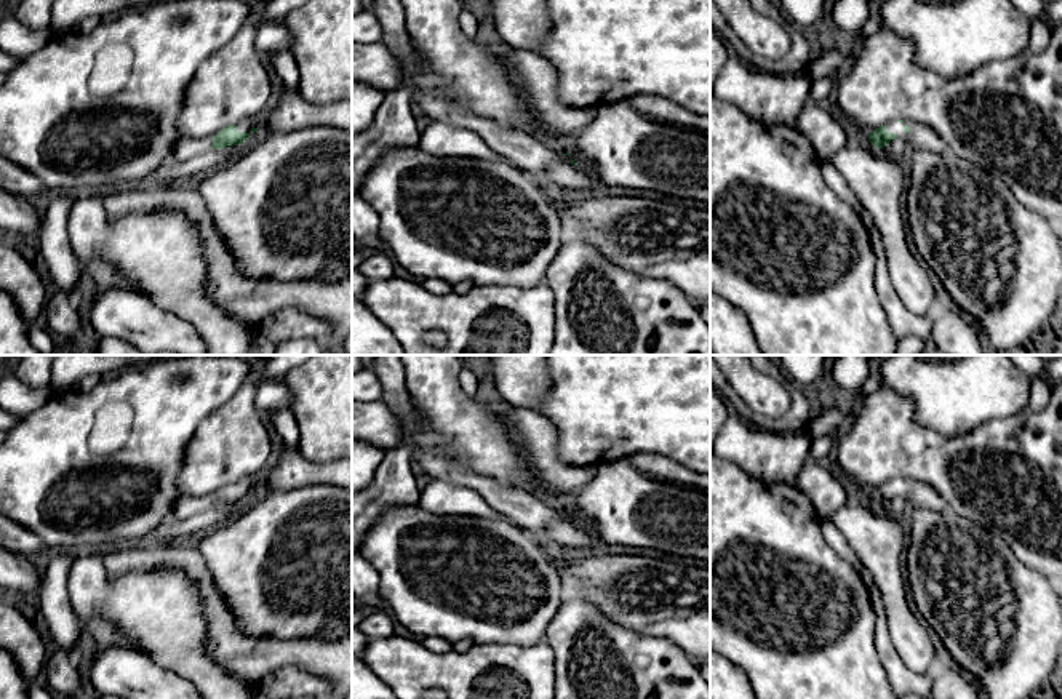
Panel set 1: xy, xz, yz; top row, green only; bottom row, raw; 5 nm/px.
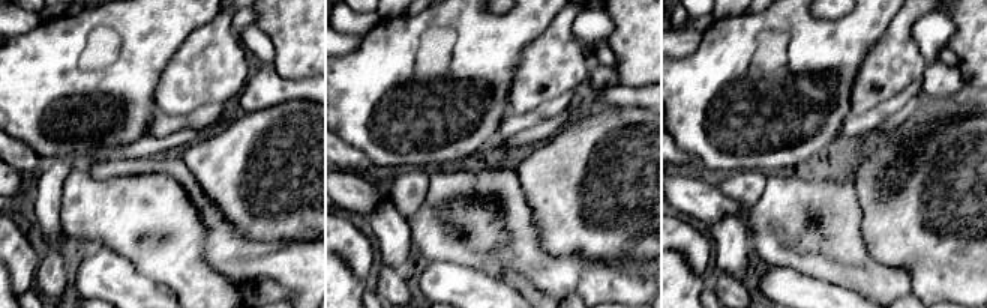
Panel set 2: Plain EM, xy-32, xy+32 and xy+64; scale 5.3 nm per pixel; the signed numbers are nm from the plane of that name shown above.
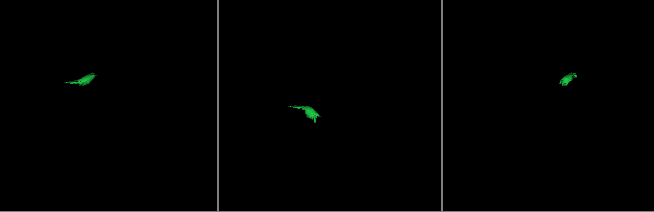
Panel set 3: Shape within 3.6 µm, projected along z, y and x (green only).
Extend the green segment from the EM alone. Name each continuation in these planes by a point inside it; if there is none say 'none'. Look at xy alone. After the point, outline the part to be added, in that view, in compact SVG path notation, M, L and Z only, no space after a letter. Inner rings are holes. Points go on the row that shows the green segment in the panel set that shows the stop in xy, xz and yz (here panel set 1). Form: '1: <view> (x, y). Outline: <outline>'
1: xy (247, 125). Outline: M246 120L246 122L242 122L237 125L237 131L240 131L240 133L246 131L246 133L253 134L253 131L251 131L253 128L258 128L256 120Z
2: xy (186, 147). Outline: M179 136L173 147L171 162L186 162L206 149L211 149L213 139Z

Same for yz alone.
1: yz (920, 136). Outline: M891 122L888 123L886 130L902 138L907 144L912 144L913 149L923 149L937 154L947 150L947 144L940 139L940 136L923 123Z

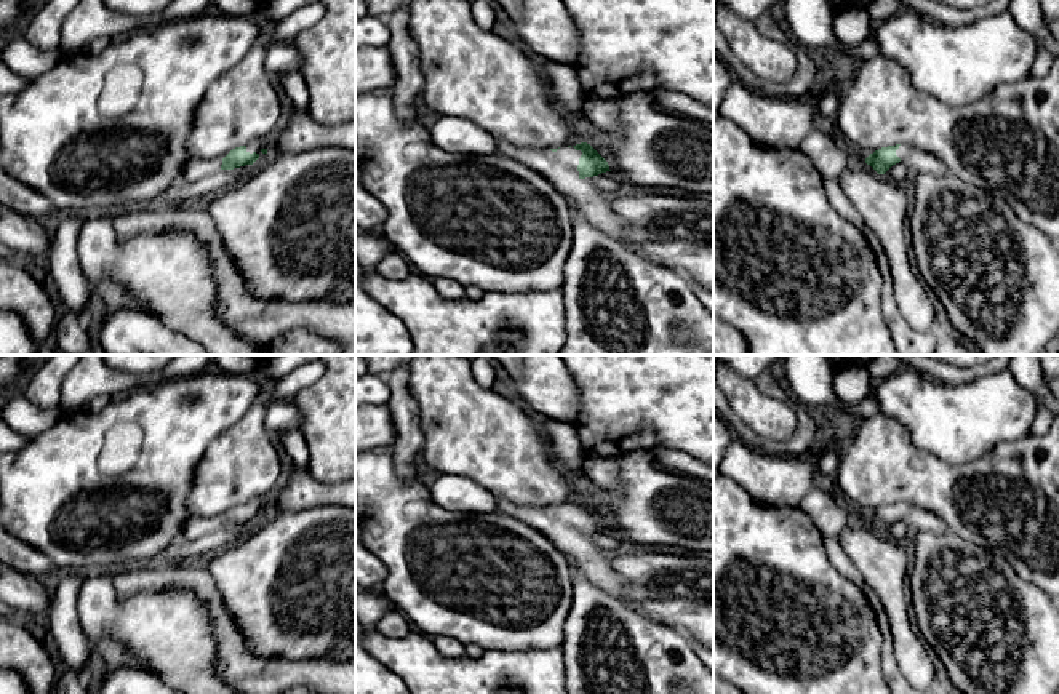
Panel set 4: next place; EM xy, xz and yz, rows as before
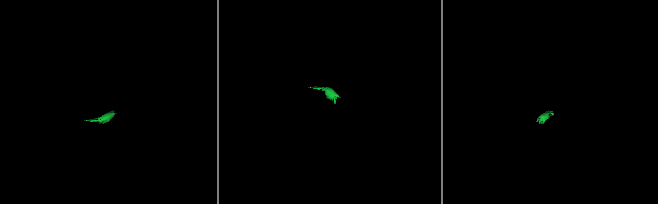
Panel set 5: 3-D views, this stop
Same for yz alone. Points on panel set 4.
1: yz (917, 160). Outline: M901 144L896 155L912 173L941 176L949 173L947 166L933 154Z

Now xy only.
1: xy (256, 146). Outline: M256 141L256 142L251 142L246 146L246 152L250 152L250 154L256 152L256 154L262 155L262 152L261 152L262 149L267 149L266 141Z
2: xy (195, 168). Outline: M189 157L182 168L181 182L195 182L216 170L221 170L222 160Z

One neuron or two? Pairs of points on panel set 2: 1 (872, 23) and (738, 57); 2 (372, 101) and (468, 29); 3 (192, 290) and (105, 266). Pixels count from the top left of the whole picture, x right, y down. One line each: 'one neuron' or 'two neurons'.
1: one neuron
2: one neuron
3: two neurons

